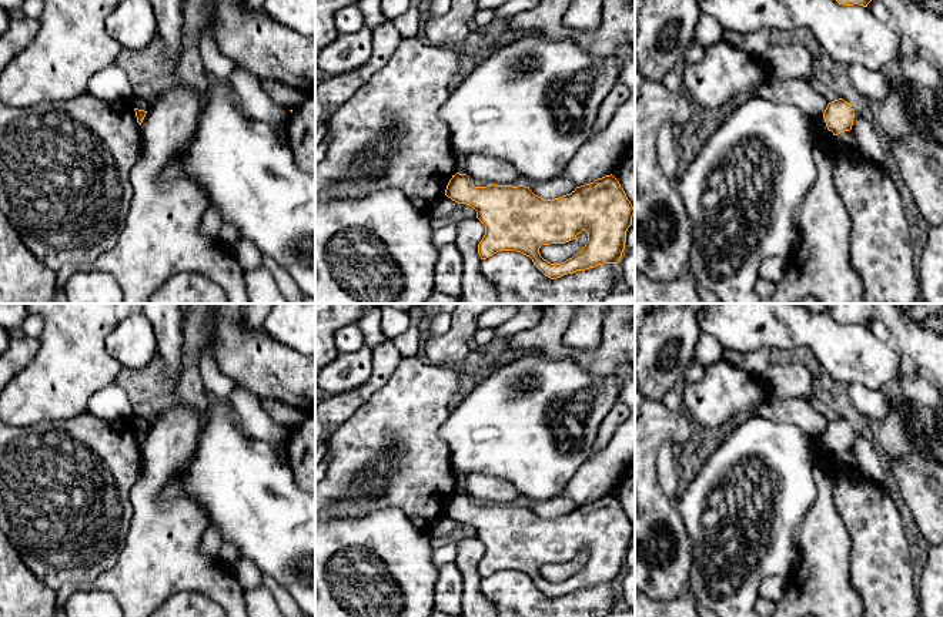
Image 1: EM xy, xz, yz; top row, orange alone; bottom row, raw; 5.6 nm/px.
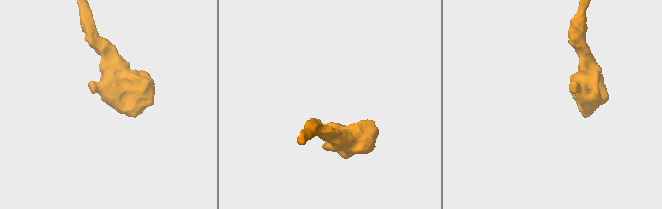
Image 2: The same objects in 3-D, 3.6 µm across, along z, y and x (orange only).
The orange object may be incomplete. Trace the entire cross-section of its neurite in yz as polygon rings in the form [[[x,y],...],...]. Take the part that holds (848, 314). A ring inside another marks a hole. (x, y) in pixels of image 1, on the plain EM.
[[[829,304],[827,313],[839,323],[863,326],[876,315],[873,304]]]

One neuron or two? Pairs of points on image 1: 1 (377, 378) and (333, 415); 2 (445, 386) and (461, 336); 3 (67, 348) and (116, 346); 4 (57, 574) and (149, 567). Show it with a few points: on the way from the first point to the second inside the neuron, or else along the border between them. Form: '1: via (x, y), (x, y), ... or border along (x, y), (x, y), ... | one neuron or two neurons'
1: via (367, 389), (344, 405) | one neuron
2: border along (430, 361), (438, 365), (461, 366) | two neurons
3: border along (117, 322), (106, 336), (104, 349), (121, 366) | two neurons
4: border along (124, 542), (119, 559), (109, 569), (76, 583) | two neurons

